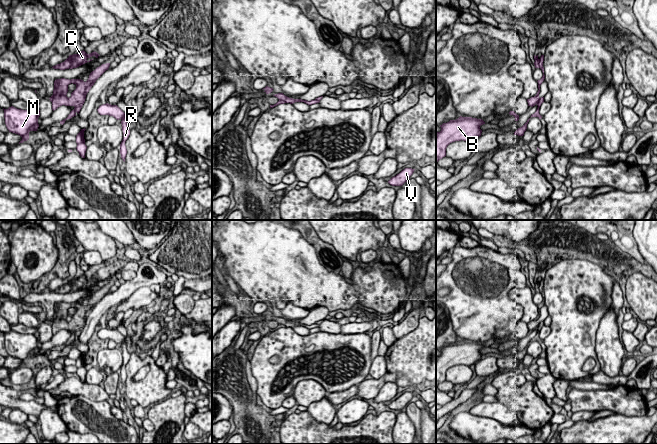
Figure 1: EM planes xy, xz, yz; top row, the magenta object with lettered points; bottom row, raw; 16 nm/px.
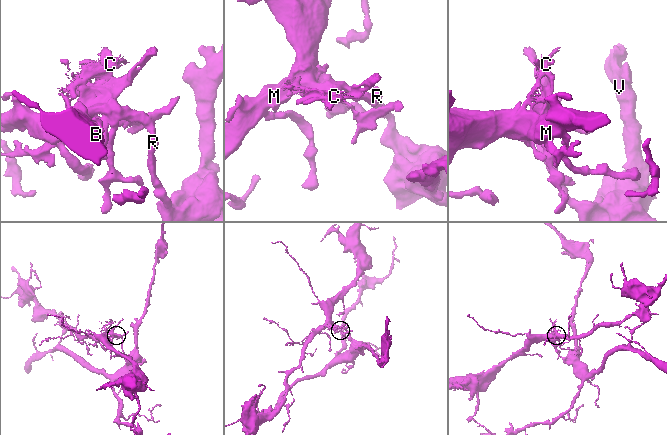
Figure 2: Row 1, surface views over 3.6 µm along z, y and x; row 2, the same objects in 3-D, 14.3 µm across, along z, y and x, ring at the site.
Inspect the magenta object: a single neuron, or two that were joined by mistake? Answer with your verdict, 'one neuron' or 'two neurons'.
two neurons

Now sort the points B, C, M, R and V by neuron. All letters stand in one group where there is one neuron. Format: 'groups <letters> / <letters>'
groups B C M / R V

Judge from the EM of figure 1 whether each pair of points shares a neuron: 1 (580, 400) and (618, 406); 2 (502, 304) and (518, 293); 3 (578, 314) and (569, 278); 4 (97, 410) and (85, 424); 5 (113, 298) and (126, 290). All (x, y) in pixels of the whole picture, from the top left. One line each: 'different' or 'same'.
1: same
2: different
3: same
4: same
5: same

